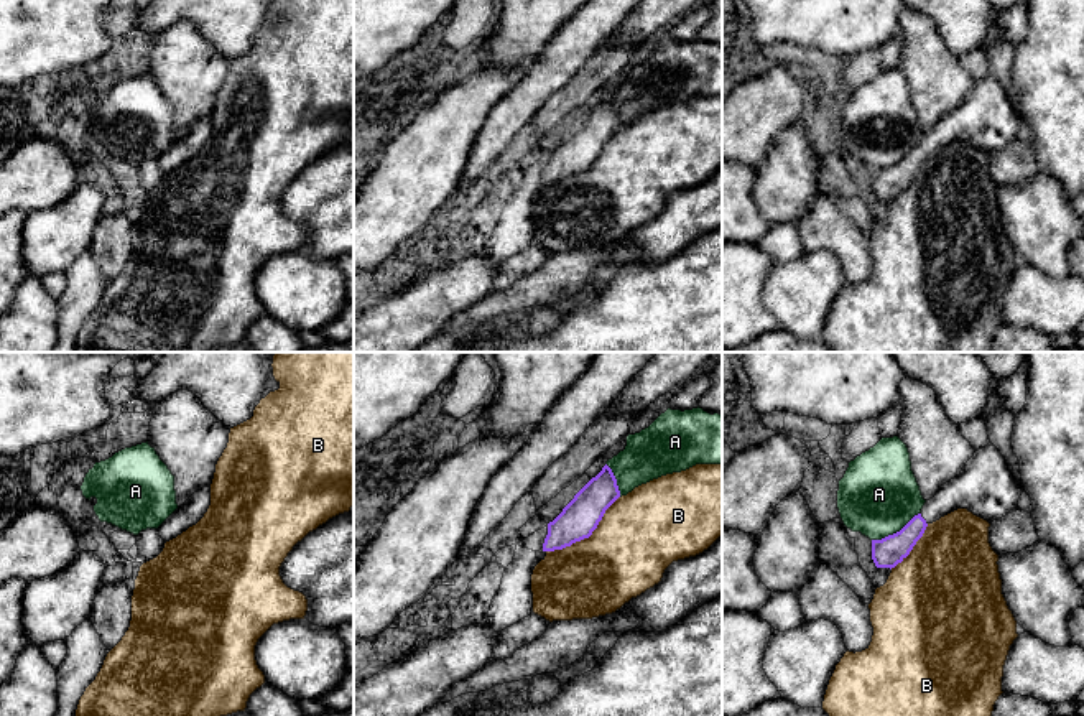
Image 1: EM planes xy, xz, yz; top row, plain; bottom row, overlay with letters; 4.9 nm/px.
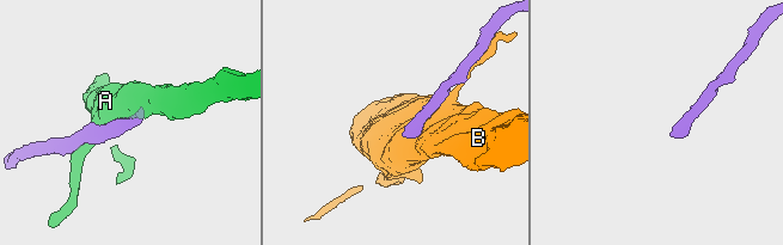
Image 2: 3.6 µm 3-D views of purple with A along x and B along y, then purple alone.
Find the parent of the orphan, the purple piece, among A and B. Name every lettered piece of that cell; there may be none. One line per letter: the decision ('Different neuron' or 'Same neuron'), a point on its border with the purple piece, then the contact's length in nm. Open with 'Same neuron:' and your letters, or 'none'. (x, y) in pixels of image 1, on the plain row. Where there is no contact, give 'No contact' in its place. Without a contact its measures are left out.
Same neuron: none
A: Different neuron. Touches purple at yz (897, 163). Shared border 280 nm
B: Different neuron. Touches purple at xz (588, 168). Shared border 460 nm

